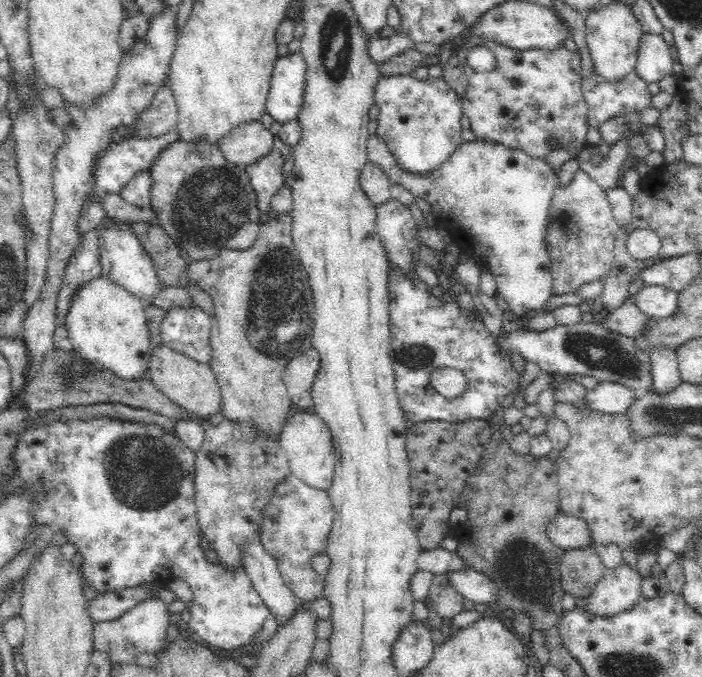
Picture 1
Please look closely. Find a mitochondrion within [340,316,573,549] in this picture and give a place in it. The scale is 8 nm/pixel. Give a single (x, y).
(416, 357)

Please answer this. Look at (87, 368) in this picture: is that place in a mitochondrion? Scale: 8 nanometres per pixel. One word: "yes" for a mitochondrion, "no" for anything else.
no

